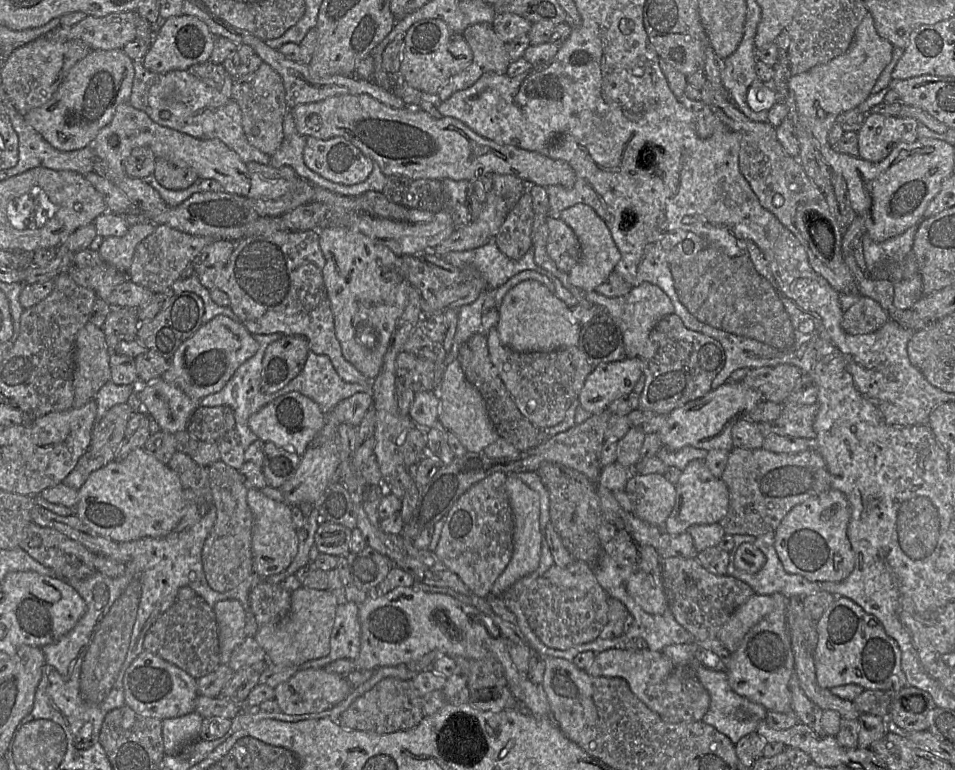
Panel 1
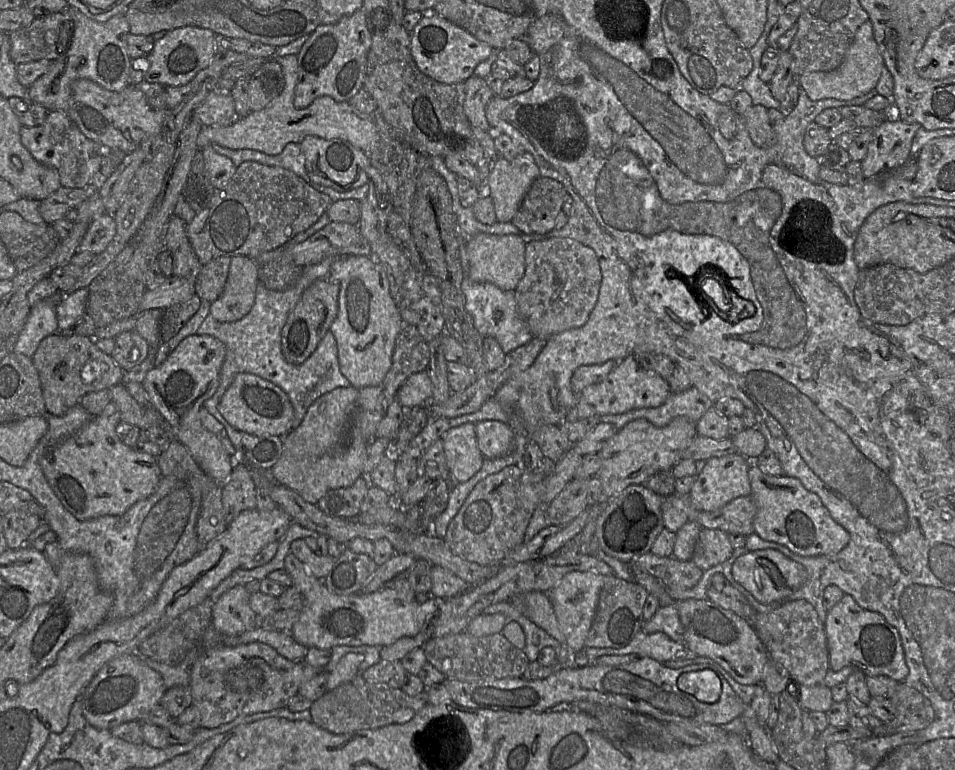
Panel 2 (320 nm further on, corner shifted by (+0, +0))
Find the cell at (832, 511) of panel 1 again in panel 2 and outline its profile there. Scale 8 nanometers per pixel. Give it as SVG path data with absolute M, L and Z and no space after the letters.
M753 462L749 468L748 477L751 486L750 496L756 505L756 515L753 522L754 532L760 538L784 545L793 553L806 557L836 554L848 544L849 533L834 521L819 497L808 491L797 478L767 474Z

